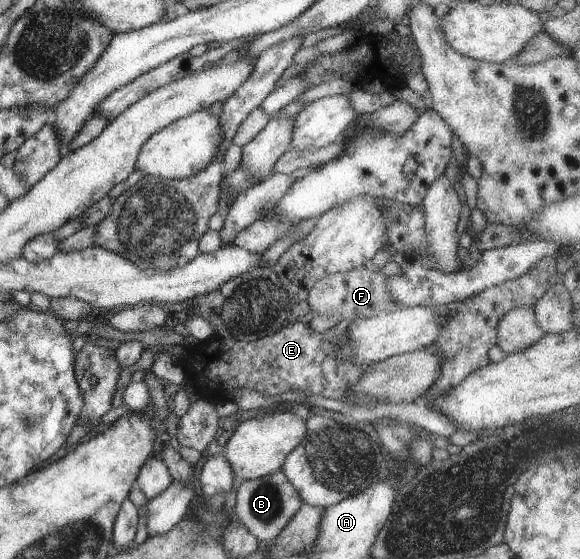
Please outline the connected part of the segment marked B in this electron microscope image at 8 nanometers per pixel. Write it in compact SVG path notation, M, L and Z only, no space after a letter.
M280 468L271 474L242 482L236 488L235 498L233 516L258 542L265 543L269 542L283 528L283 525L291 520L303 503Z

